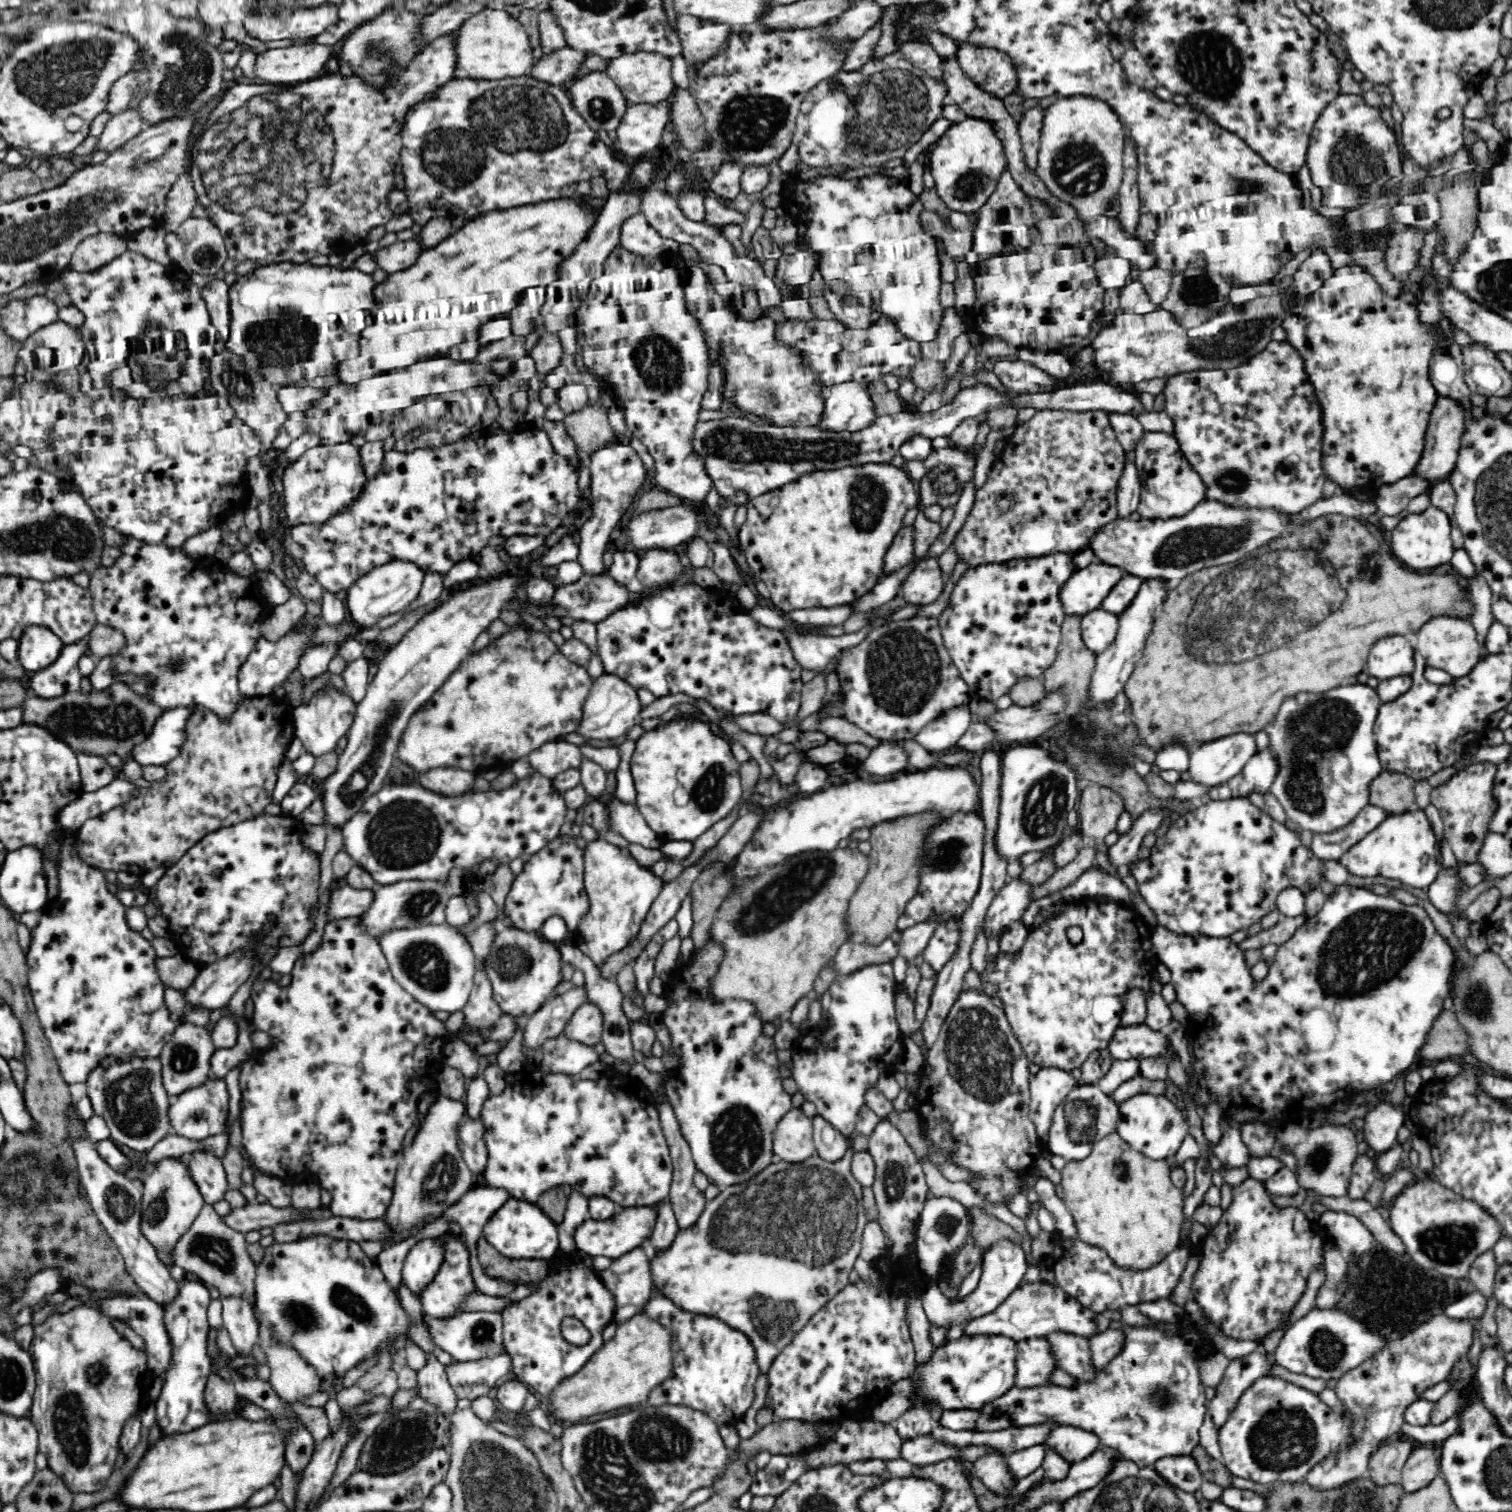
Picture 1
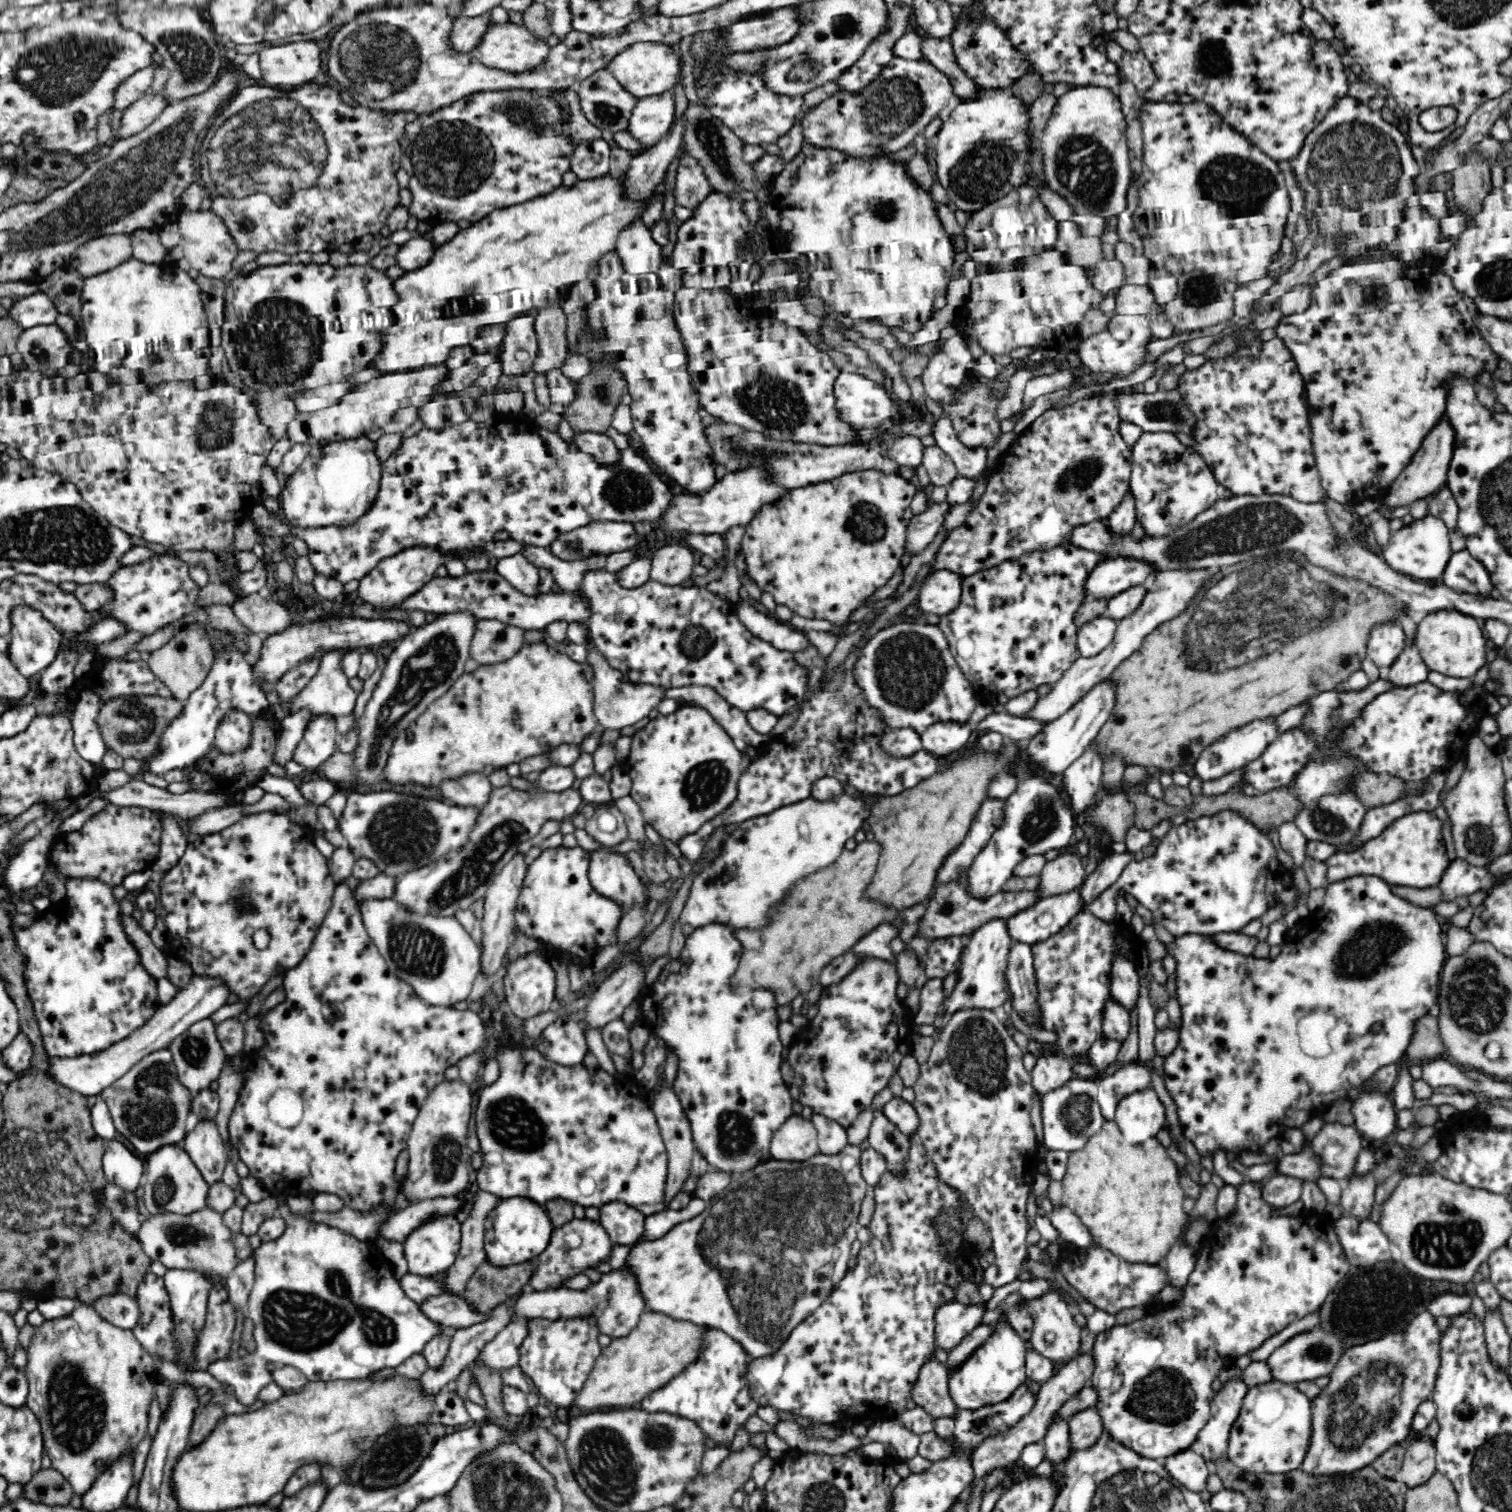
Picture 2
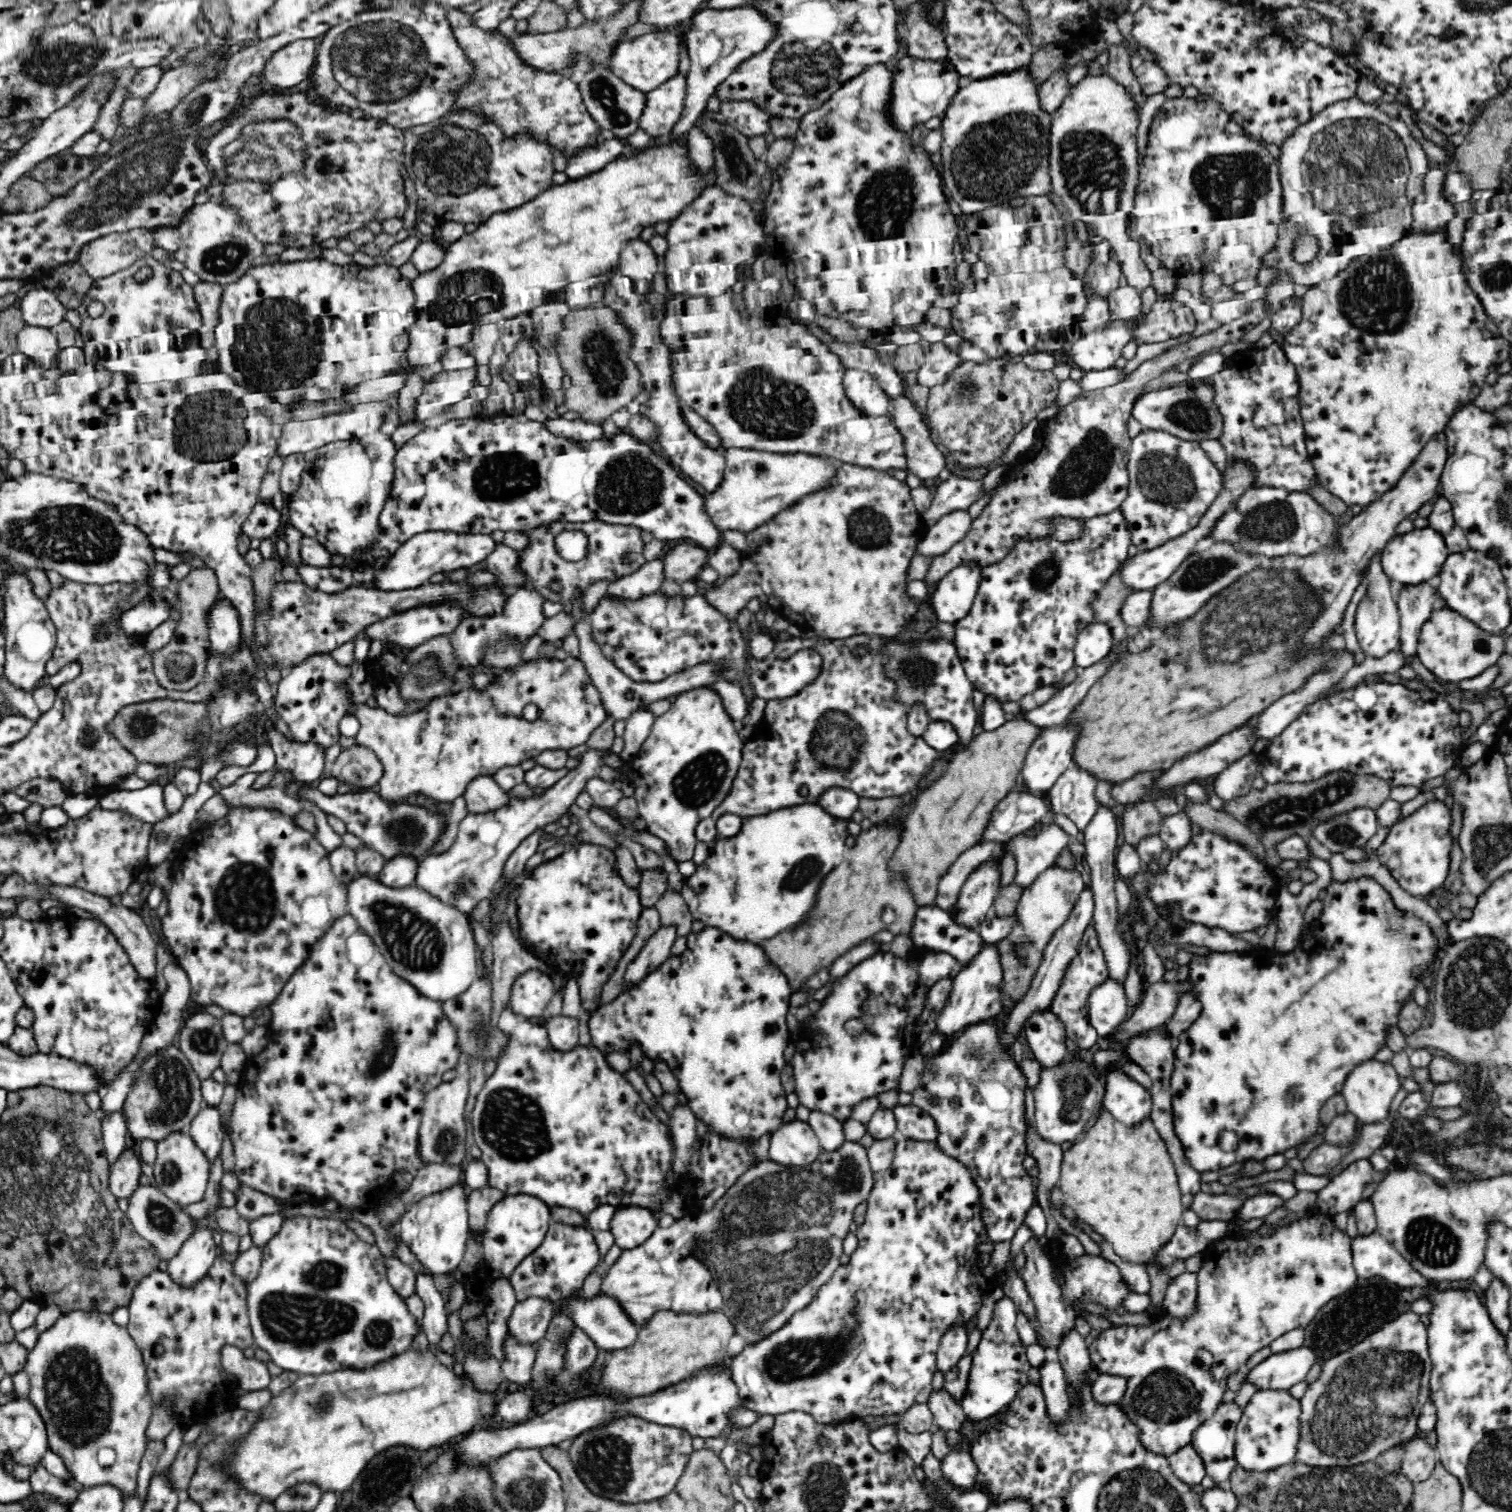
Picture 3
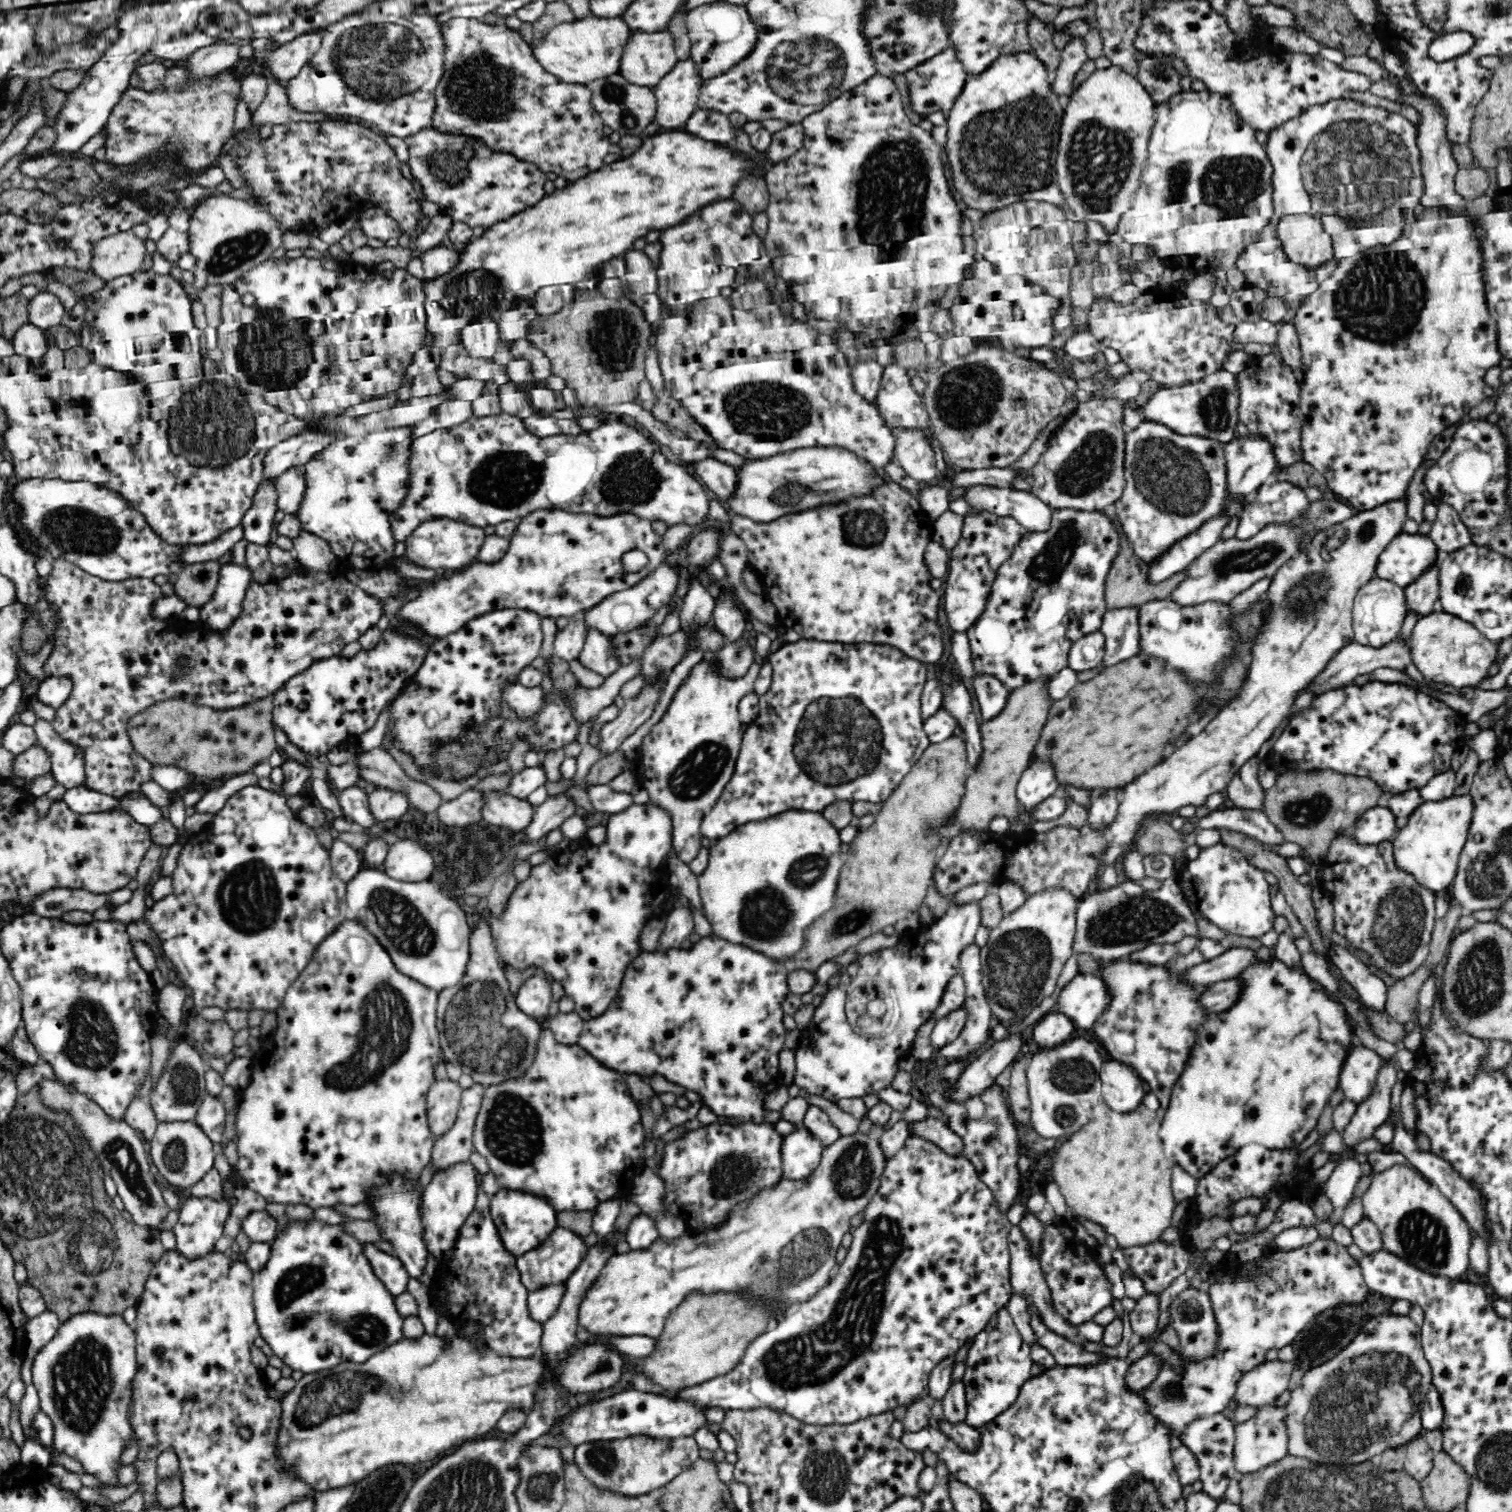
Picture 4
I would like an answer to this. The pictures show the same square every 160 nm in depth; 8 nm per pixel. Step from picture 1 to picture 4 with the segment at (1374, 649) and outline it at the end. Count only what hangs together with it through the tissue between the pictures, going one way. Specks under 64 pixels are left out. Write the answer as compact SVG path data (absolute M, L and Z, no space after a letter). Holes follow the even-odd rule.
M1374 577L1360 590L1353 603L1353 631L1356 643L1379 647L1394 640L1402 628L1408 607L1405 590L1393 582Z

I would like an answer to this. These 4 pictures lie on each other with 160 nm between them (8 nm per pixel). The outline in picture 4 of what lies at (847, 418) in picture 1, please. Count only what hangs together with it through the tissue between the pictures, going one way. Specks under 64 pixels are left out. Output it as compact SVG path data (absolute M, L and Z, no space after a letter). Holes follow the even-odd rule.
M873 359L870 362L858 363L851 370L855 389L858 394L864 396L869 402L875 402L877 396L882 390L885 366L880 366Z

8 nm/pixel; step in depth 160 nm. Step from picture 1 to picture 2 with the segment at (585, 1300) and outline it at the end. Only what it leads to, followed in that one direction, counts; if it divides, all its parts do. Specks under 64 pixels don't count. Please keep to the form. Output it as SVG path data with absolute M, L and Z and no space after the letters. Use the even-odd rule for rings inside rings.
M534 1318L530 1334L520 1348L518 1365L525 1377L534 1383L539 1394L558 1406L570 1406L582 1392L594 1364L601 1354L596 1319L557 1321Z

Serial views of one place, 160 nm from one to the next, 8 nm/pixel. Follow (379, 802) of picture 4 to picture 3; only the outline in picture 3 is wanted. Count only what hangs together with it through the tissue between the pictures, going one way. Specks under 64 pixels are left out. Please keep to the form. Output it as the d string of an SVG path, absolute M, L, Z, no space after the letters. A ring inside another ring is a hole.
M568 656L564 660L560 659L546 659L546 658L535 658L534 660L528 660L524 664L516 665L515 667L508 668L501 674L495 676L488 684L485 690L477 690L474 686L470 686L468 690L462 690L460 694L456 696L450 696L450 698L442 698L438 696L426 706L424 710L420 710L414 714L408 716L392 716L386 714L384 710L372 710L372 708L362 708L362 714L358 714L358 720L360 720L360 734L358 734L358 742L368 746L372 749L378 759L382 761L384 765L384 778L378 782L380 790L378 794L380 799L388 804L402 804L406 803L407 799L414 794L426 794L431 799L438 801L452 802L454 799L463 796L466 786L478 776L492 776L495 770L498 770L501 766L518 766L524 760L536 758L540 756L544 750L566 750L579 747L582 744L586 744L589 736L595 728L598 728L602 722L606 720L607 713L598 692L598 689L592 683L590 676L587 674L587 670L580 658L572 658ZM526 704L534 704L538 708L538 718L536 720L526 720L522 715L522 710L526 708Z

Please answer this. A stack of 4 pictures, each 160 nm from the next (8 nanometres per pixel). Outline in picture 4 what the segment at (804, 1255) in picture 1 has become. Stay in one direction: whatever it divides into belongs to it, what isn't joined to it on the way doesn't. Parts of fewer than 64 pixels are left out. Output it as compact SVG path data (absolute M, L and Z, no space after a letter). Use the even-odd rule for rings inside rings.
M856 1131L851 1135L841 1135L834 1144L824 1146L822 1152L822 1160L818 1164L818 1168L812 1172L812 1176L802 1180L801 1182L794 1182L792 1180L786 1180L782 1178L782 1182L774 1188L768 1188L764 1192L760 1192L758 1198L750 1200L750 1202L744 1202L740 1206L736 1206L728 1218L728 1222L722 1226L722 1228L716 1228L716 1230L710 1230L698 1238L688 1238L688 1236L682 1236L680 1240L675 1242L664 1242L659 1238L654 1242L648 1250L630 1250L626 1253L616 1253L610 1260L606 1263L606 1266L601 1269L600 1274L596 1282L592 1283L590 1288L586 1290L586 1294L582 1296L582 1301L578 1304L578 1327L584 1328L588 1334L593 1334L592 1339L603 1338L608 1336L608 1334L613 1334L614 1336L649 1336L649 1338L654 1338L656 1340L660 1339L662 1332L664 1332L665 1321L669 1315L678 1309L678 1306L684 1300L685 1296L688 1296L690 1292L694 1290L704 1290L705 1292L720 1292L720 1290L728 1290L729 1292L736 1292L736 1290L744 1290L744 1288L750 1288L750 1283L753 1284L755 1288L755 1294L765 1294L768 1296L770 1292L779 1292L777 1295L777 1302L773 1305L775 1310L781 1310L783 1314L787 1310L798 1302L804 1302L810 1300L814 1295L816 1295L822 1287L827 1284L831 1278L829 1276L830 1270L836 1265L836 1254L840 1243L842 1242L842 1237L848 1230L850 1230L850 1218L864 1212L866 1206L868 1206L871 1198L876 1194L879 1184L882 1182L883 1173L886 1168L887 1161L889 1160L884 1153L884 1147L878 1138L877 1134L864 1134L864 1132Z

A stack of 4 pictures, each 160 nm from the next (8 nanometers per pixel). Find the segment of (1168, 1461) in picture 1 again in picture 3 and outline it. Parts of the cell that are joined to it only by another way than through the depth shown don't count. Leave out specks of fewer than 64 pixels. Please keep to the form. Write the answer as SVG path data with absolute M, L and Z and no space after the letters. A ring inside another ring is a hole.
M1191 1444L1179 1448L1167 1457L1174 1474L1182 1482L1186 1482L1190 1486L1201 1484L1201 1480L1205 1476L1205 1468L1203 1460Z

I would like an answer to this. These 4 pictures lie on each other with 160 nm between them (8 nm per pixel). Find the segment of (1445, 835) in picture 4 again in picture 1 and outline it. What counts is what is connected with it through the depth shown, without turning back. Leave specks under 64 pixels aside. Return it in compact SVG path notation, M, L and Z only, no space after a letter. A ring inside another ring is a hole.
M1417 809L1392 814L1338 860L1352 876L1394 878L1412 888L1423 890L1437 880L1442 861L1431 822L1424 811Z

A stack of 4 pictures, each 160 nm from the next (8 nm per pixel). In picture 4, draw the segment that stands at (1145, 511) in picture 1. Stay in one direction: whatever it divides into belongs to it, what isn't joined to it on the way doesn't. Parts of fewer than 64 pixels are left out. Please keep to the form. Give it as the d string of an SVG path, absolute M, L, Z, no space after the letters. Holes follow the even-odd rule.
M1144 419L1129 431L1125 431L1124 486L1117 500L1116 513L1122 529L1130 539L1134 552L1152 566L1166 554L1176 542L1198 532L1206 522L1223 516L1230 520L1240 520L1244 508L1252 502L1252 495L1234 497L1228 489L1227 459L1224 447L1218 439L1204 435L1183 435L1174 432L1166 423Z

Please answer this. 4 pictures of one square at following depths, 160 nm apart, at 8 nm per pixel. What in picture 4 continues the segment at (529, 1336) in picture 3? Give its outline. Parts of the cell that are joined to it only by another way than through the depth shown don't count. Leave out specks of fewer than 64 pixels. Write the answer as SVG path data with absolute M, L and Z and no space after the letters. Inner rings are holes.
M560 1282L530 1291L529 1310L533 1318L542 1324L548 1321L558 1311L566 1290L567 1282Z

